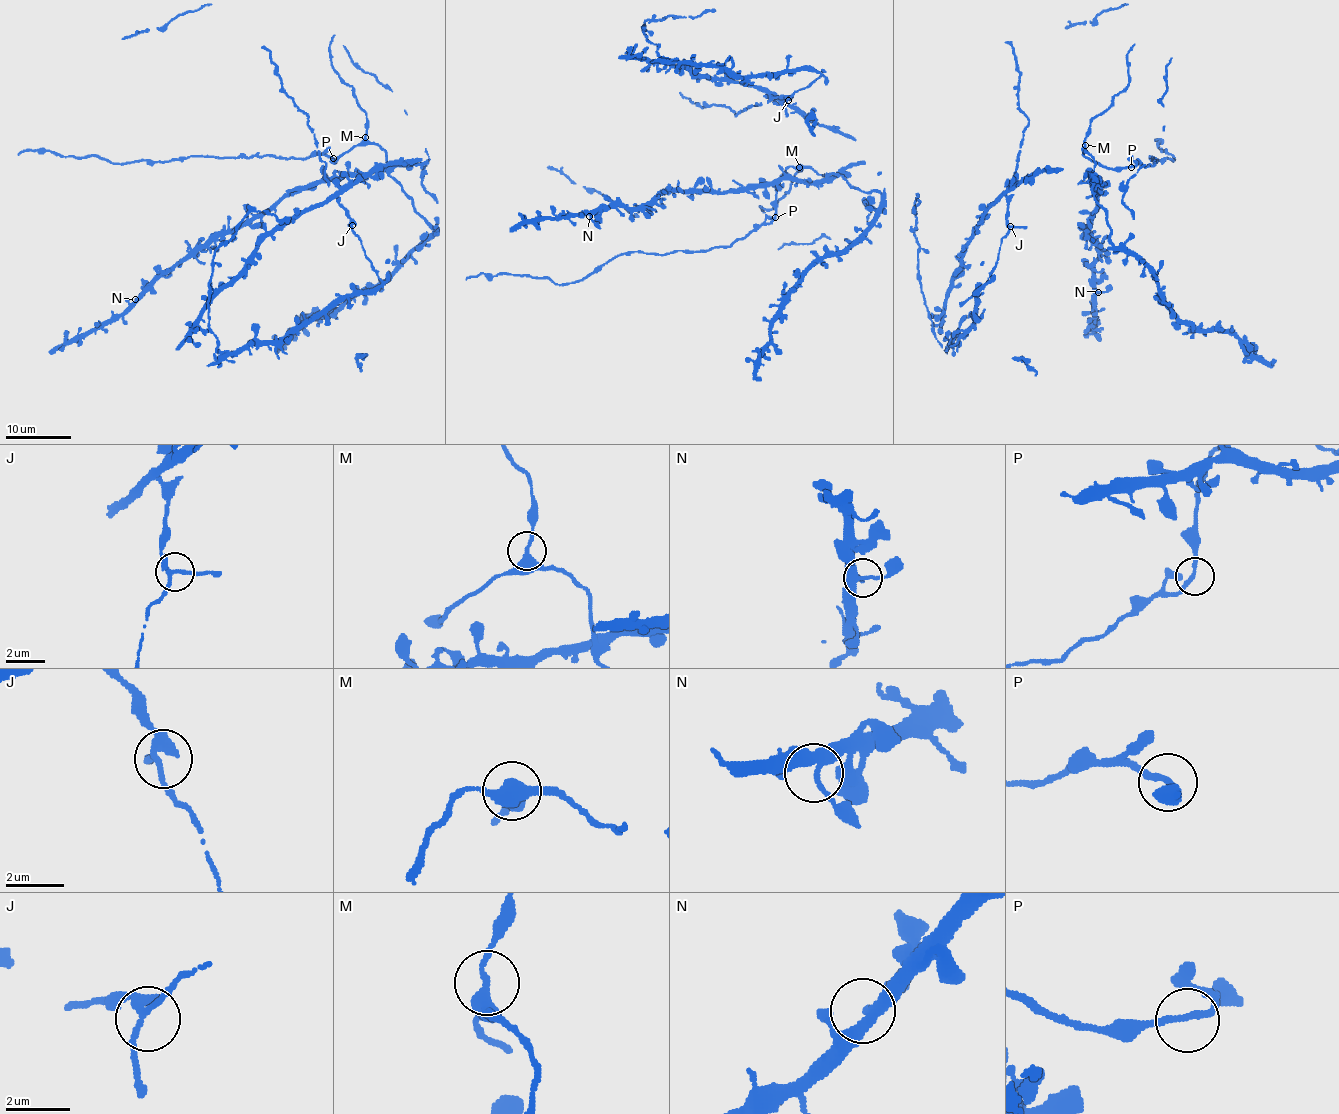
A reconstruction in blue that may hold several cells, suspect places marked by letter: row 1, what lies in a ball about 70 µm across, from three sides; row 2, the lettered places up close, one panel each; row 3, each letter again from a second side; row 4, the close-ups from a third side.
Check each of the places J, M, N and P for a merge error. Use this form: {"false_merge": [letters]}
{"false_merge": []}

